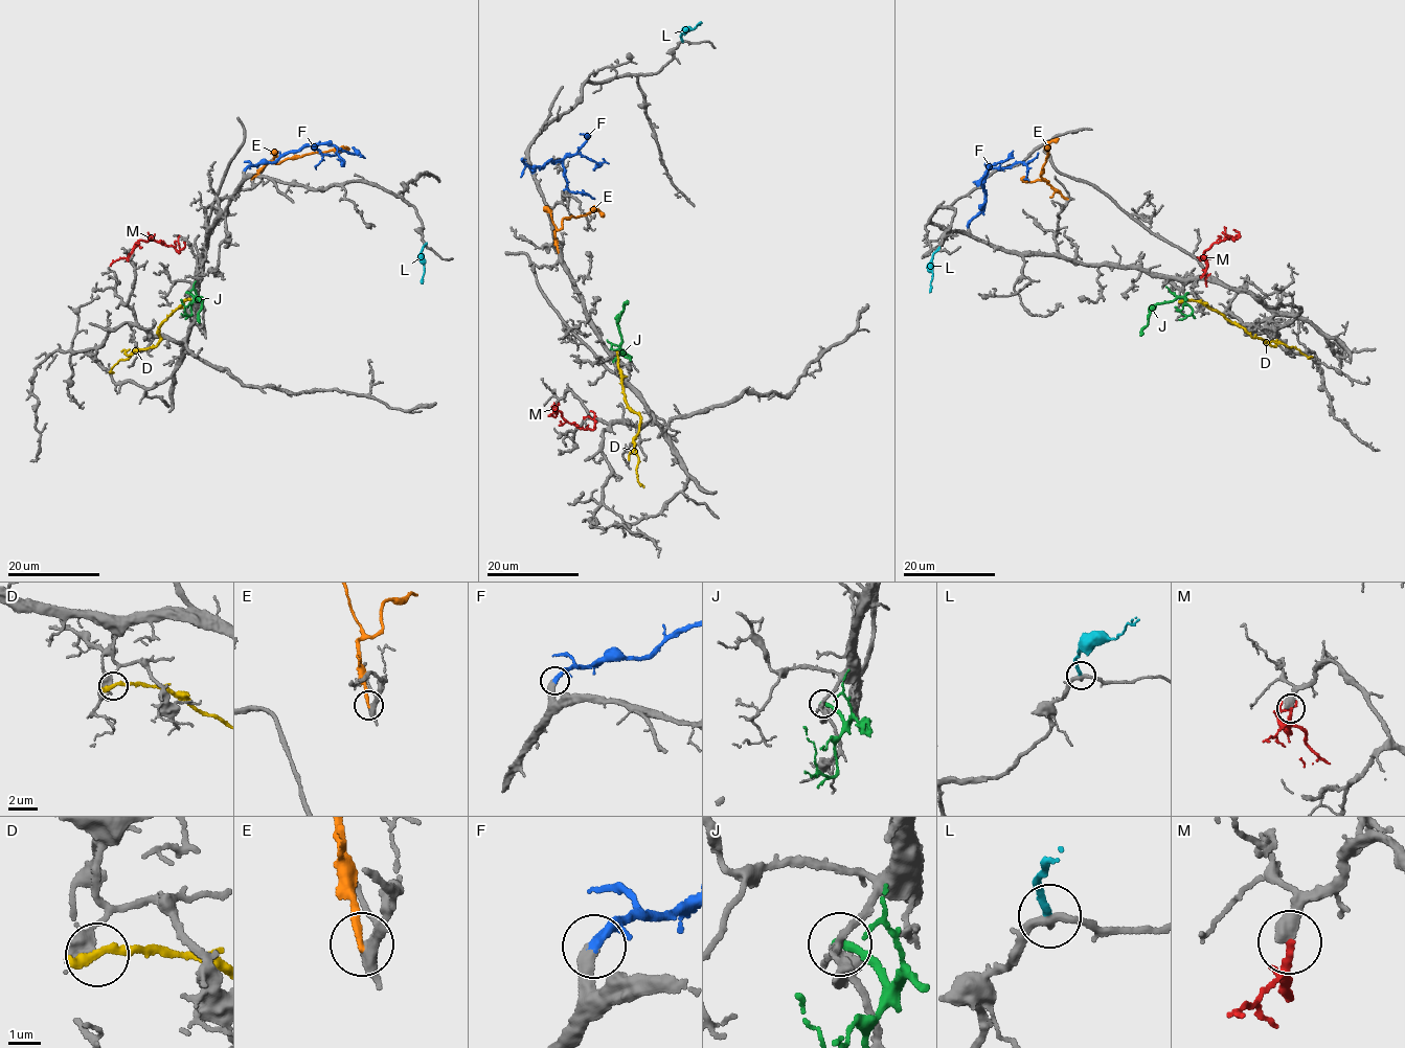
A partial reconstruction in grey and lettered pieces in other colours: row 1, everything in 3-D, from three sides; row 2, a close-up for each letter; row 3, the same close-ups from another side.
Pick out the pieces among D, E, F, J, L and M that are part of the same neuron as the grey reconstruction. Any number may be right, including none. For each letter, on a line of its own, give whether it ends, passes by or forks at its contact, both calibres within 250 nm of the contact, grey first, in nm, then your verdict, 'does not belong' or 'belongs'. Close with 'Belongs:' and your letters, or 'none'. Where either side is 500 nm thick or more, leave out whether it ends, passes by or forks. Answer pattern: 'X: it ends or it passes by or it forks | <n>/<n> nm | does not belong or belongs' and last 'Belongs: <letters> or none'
D: it ends | 460/320 nm | does not belong
E: it ends | 320/220 nm | does not belong
F: it ends | 400/340 nm | belongs
J: it ends | 170/280 nm | does not belong
L: it ends | 280/200 nm | does not belong
M: 500/240 nm | belongs
Belongs: F, M

